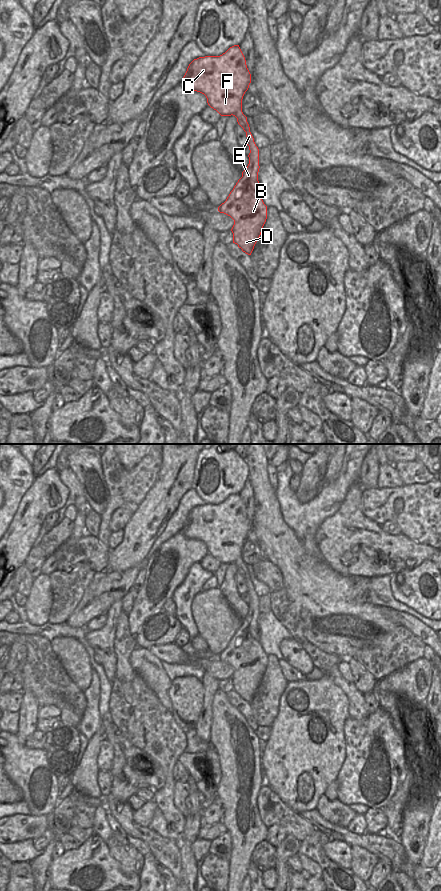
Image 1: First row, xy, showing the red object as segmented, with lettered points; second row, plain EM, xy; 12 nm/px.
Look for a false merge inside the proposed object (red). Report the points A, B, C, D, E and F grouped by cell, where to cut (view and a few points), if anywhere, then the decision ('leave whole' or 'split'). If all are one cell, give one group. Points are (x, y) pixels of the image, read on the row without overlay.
groups A B C D E F; cut none; leave whole

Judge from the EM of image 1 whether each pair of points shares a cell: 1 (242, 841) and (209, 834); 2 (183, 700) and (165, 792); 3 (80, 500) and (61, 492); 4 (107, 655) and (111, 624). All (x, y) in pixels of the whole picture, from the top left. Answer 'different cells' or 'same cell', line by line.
1: different cells
2: different cells
3: different cells
4: same cell

